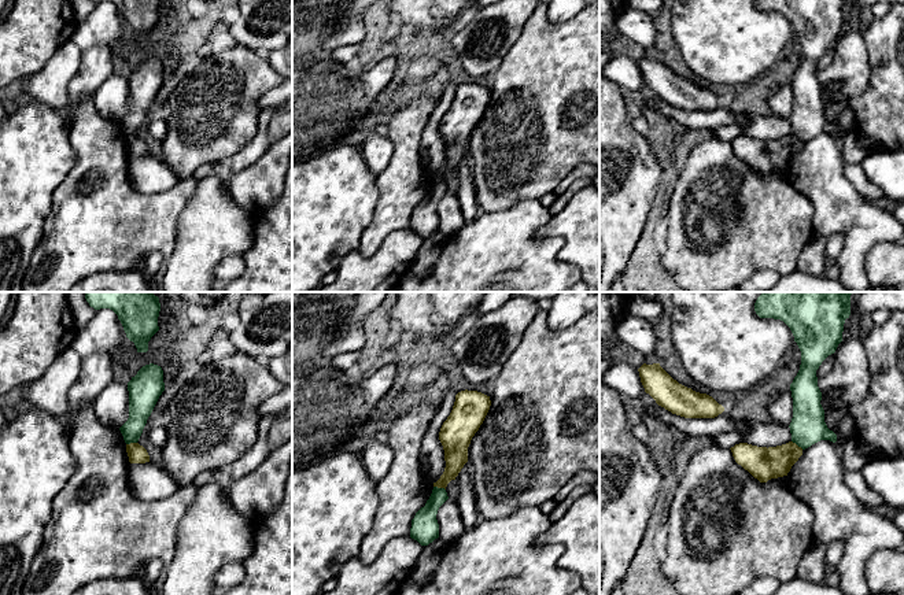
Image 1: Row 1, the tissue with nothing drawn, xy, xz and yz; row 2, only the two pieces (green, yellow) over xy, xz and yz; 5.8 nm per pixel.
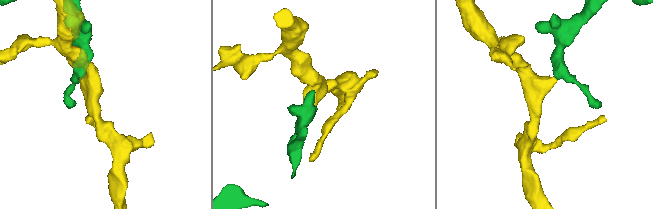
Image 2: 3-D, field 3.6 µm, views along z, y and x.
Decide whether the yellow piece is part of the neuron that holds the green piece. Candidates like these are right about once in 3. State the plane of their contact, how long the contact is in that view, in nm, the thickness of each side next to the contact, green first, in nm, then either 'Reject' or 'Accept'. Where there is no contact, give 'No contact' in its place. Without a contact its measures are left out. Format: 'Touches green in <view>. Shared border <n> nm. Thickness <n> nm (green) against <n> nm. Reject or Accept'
Touches green in xz. Shared border 80 nm. Thickness 160 nm (green) against 140 nm. Reject

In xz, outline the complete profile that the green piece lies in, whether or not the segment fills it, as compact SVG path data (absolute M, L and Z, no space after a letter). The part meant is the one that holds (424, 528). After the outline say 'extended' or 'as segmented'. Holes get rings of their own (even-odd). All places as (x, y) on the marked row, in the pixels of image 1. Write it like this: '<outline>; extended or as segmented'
M433 487L425 506L421 507L412 520L410 537L421 546L428 546L439 537L439 524L436 514L439 507L449 499L444 488Z; as segmented

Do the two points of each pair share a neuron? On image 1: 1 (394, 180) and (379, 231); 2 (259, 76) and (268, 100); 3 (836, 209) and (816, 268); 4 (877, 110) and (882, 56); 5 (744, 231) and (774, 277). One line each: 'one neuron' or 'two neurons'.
1: one neuron
2: two neurons
3: two neurons
4: one neuron
5: two neurons

